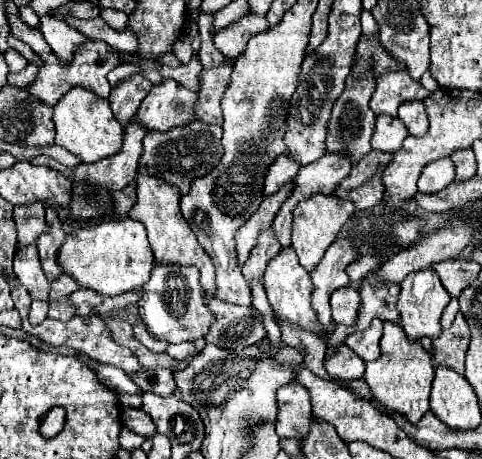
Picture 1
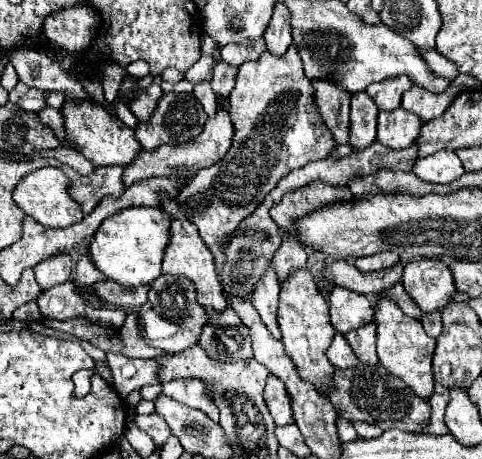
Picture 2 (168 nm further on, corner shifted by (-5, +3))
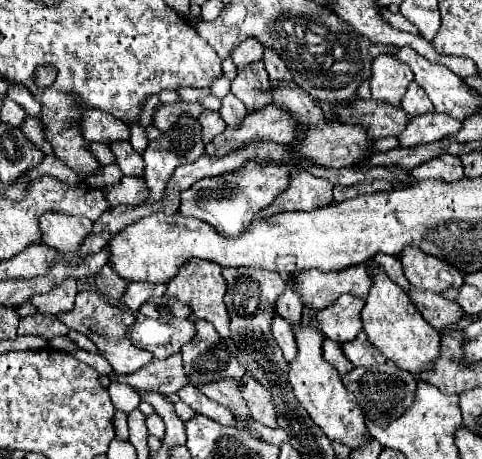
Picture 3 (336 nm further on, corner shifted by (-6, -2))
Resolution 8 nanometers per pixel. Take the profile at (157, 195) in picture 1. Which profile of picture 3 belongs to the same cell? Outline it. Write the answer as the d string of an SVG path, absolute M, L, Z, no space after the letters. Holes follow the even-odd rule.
M191 260L187 266L183 266L183 270L179 270L179 274L167 284L167 298L177 298L183 304L189 304L191 308L191 322L197 320L207 320L215 326L215 330L219 332L221 338L229 338L229 314L225 310L223 304L223 296L225 296L227 284L225 278L221 276L221 268L213 262L207 260Z

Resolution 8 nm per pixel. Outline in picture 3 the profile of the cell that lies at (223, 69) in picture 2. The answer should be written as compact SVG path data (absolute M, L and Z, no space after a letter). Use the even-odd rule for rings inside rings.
M227 94L227 96L223 98L223 106L221 106L219 114L221 114L221 118L225 120L227 126L239 128L241 122L245 120L245 116L247 116L247 108L243 106L243 102L239 102L239 100L235 98L235 94Z

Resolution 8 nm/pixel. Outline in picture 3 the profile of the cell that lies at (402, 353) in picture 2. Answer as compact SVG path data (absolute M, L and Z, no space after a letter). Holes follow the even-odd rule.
M381 266L371 270L371 288L365 298L365 306L361 310L363 330L367 332L373 346L377 346L391 362L395 362L401 370L411 374L421 374L433 366L433 360L439 356L439 340L441 334L425 322L419 310L409 300L409 294L397 286Z

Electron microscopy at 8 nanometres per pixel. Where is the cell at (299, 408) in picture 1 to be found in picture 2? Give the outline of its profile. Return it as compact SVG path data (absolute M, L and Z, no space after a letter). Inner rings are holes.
M274 375L268 377L264 397L266 397L266 405L268 405L276 425L294 423L294 411L292 411L292 405L290 405L290 393L286 391L284 383L278 377L274 377Z

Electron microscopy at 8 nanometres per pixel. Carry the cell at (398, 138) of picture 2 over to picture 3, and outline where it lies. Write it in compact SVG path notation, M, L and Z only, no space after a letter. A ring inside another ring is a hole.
M427 112L415 116L403 134L399 134L401 146L417 146L417 144L427 144L435 140L449 138L451 134L457 134L461 130L461 122L451 118L449 114L439 114L439 112Z

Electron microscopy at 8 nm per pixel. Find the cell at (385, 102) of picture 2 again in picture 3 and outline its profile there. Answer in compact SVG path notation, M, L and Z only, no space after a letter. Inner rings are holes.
M379 54L371 68L371 96L375 100L387 100L393 106L399 106L411 80L411 68L405 62L389 54Z

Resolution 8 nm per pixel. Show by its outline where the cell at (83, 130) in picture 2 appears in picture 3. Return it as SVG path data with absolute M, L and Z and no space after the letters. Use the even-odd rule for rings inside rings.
M119 142L119 146L111 146L111 150L125 176L143 176L145 174L143 156L137 154L129 142Z

